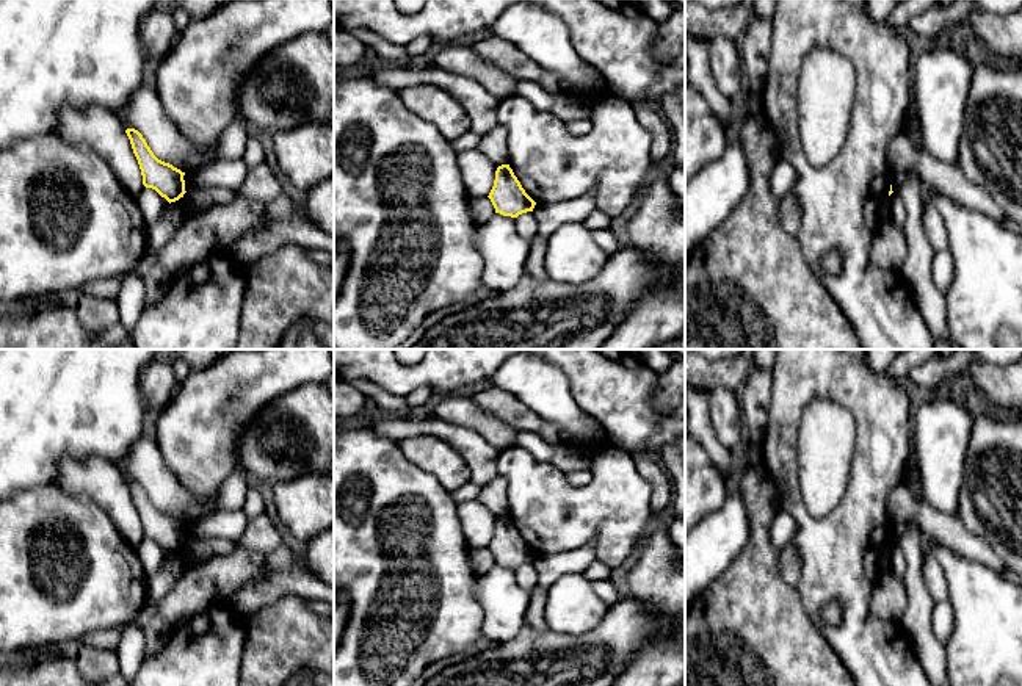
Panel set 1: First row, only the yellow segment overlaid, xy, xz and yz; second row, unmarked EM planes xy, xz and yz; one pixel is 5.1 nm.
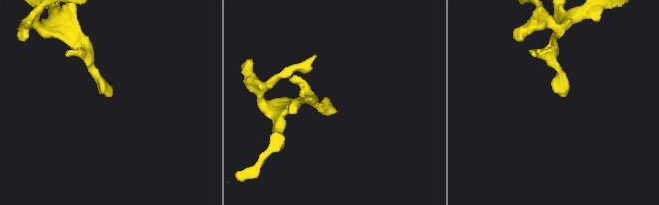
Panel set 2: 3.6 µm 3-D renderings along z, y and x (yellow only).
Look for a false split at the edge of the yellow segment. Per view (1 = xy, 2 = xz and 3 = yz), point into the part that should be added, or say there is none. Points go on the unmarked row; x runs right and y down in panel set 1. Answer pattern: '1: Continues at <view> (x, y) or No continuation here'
1: No continuation here
2: No continuation here
3: No continuation here

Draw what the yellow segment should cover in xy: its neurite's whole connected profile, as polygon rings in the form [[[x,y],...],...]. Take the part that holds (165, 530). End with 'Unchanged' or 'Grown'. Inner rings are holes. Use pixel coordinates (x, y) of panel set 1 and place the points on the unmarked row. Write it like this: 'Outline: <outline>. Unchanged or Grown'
Outline: [[[127,479],[125,484],[141,520],[143,536],[155,540],[169,554],[183,548],[185,523],[158,511],[138,481]]]. Unchanged

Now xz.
Outline: [[[509,515],[497,518],[494,537],[487,548],[491,550],[495,564],[511,569],[533,562],[536,556],[536,553],[522,539]]]. Unchanged

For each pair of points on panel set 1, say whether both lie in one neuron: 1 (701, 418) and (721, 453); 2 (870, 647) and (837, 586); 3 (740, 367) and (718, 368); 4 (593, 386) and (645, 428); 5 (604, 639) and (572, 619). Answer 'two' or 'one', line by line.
1: one
2: one
3: one
4: one
5: two

